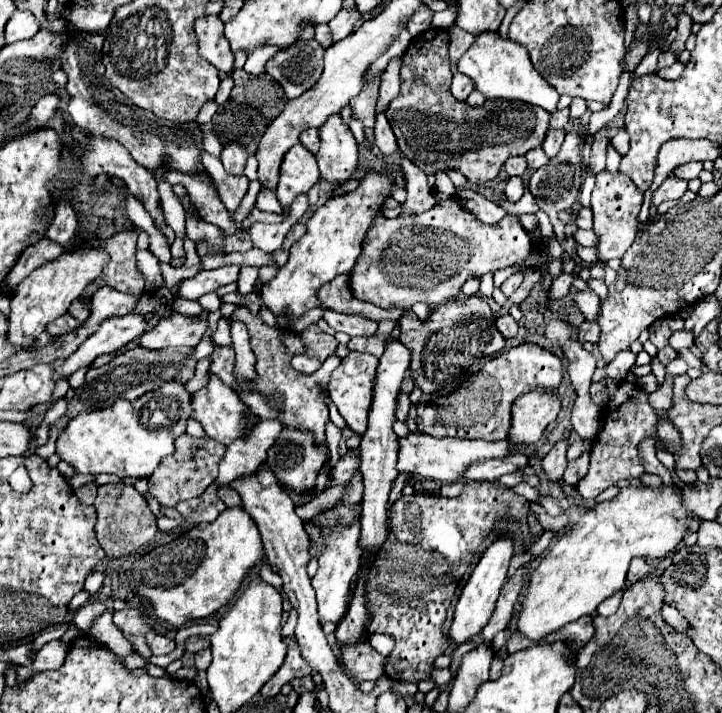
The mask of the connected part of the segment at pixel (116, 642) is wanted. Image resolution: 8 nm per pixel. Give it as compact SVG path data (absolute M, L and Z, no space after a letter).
M104 611L102 615L98 615L92 623L92 627L86 631L88 637L92 635L96 643L100 645L106 645L108 649L114 649L116 655L128 655L128 653L134 653L132 651L132 645L128 645L128 641L124 641L124 635L116 631L116 625L112 623L112 613L110 611Z

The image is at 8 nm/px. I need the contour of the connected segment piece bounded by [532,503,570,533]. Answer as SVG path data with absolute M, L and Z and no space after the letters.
M538 503L532 505L532 511L538 515L540 525L542 525L546 531L552 531L552 533L560 533L560 531L570 523L570 519L568 519L566 513L558 515L558 517L550 517L550 515L544 511L544 507L538 505Z

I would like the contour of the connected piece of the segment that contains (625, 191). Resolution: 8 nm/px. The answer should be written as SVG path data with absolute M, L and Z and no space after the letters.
M602 171L596 173L596 187L592 191L592 213L594 213L594 227L592 231L598 237L596 247L596 257L600 261L610 261L610 259L620 259L622 253L632 245L636 237L636 227L638 227L638 213L642 207L642 193L634 185L634 181L628 175L622 173L610 173Z

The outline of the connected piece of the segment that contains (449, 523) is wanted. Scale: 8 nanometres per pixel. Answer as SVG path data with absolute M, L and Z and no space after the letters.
M490 481L466 483L462 493L452 499L442 495L402 495L390 507L392 529L376 553L366 583L366 603L372 619L366 629L394 639L394 649L384 667L392 681L418 683L430 679L436 657L450 645L442 627L458 581L466 573L474 551L500 521L500 513L520 523L524 543L532 541L526 523L528 501Z

